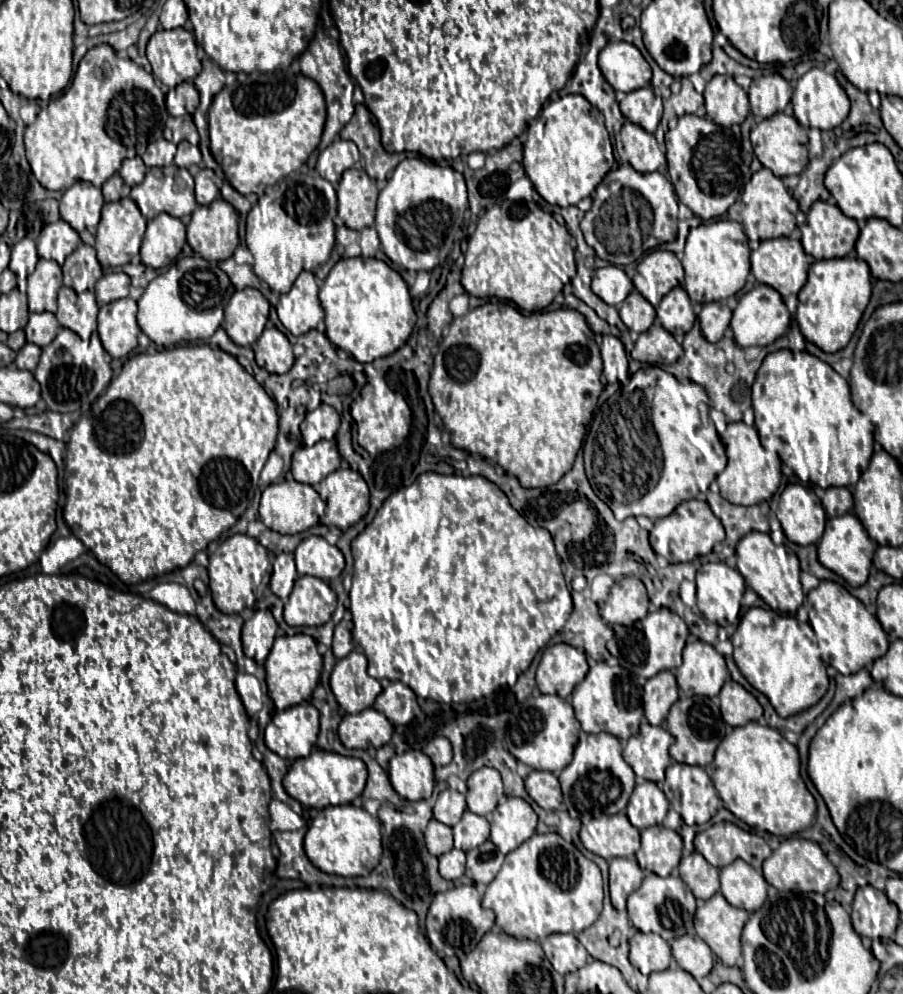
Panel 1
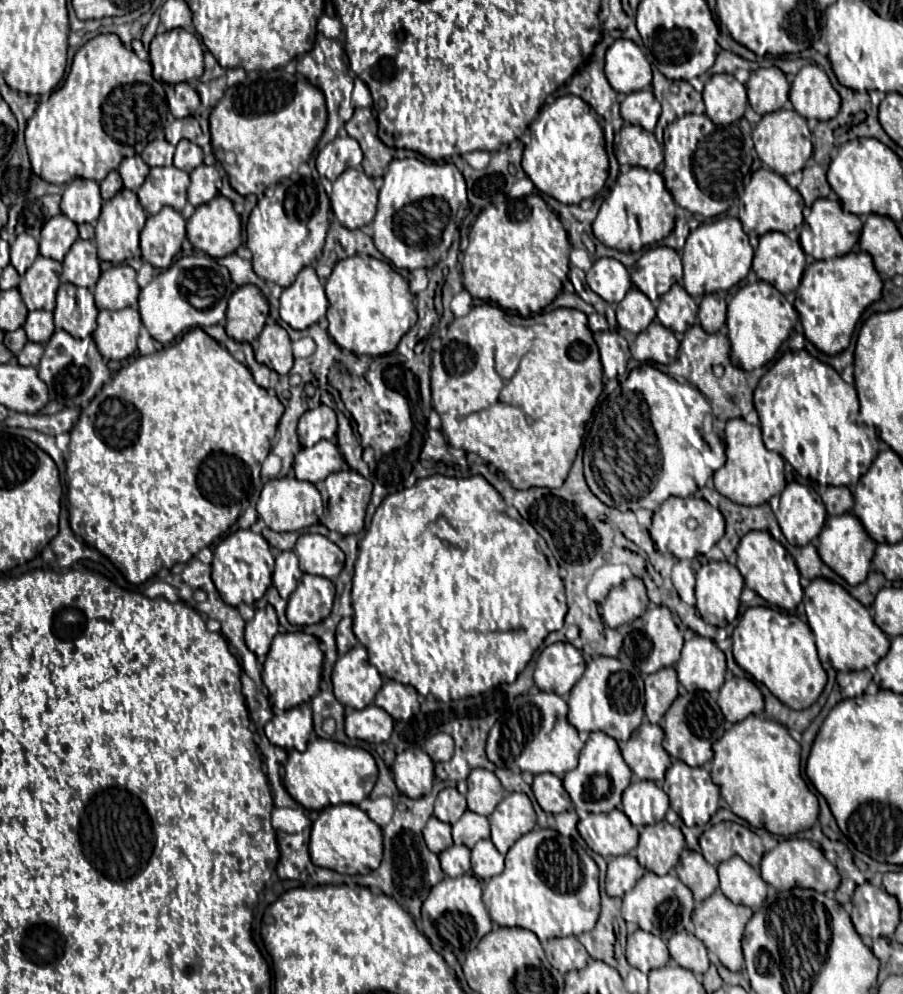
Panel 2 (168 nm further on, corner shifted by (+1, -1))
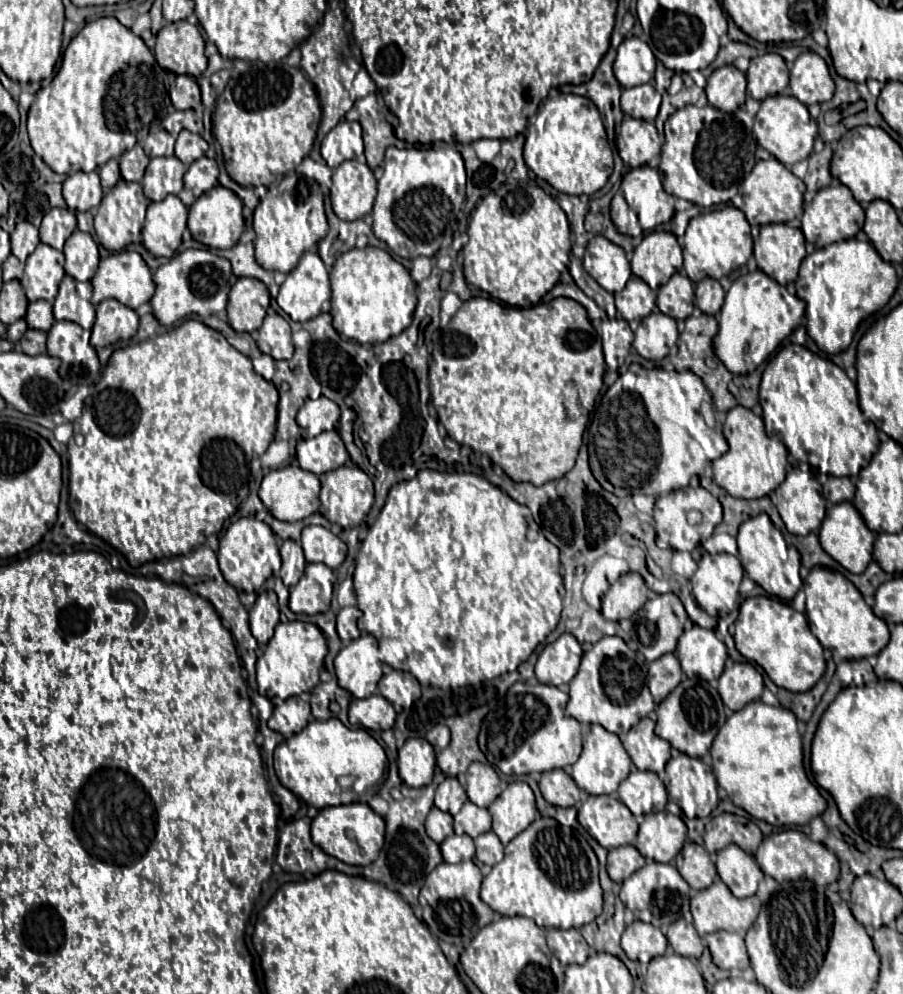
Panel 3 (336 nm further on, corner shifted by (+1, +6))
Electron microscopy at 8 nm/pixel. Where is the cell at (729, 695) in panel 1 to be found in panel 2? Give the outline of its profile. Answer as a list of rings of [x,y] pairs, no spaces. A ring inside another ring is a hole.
[[[731,678],[719,690],[719,708],[729,722],[741,722],[749,714],[763,714],[763,694],[747,678]]]

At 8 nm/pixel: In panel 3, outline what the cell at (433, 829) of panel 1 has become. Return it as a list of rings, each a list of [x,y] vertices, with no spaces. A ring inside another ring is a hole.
[[[433,807],[431,813],[427,815],[425,829],[427,829],[427,835],[435,843],[441,843],[445,837],[453,835],[453,817],[449,813],[443,813],[437,807]]]

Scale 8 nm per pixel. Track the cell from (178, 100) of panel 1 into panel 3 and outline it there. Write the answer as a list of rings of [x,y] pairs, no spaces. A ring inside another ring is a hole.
[[[189,75],[176,76],[175,85],[169,90],[169,96],[175,109],[201,109],[201,91],[197,81]]]

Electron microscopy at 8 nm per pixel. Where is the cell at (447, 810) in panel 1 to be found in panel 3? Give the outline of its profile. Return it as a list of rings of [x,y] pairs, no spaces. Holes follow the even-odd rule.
[[[447,777],[435,791],[435,807],[439,807],[445,813],[457,815],[457,811],[463,807],[465,801],[467,793],[455,777]]]

